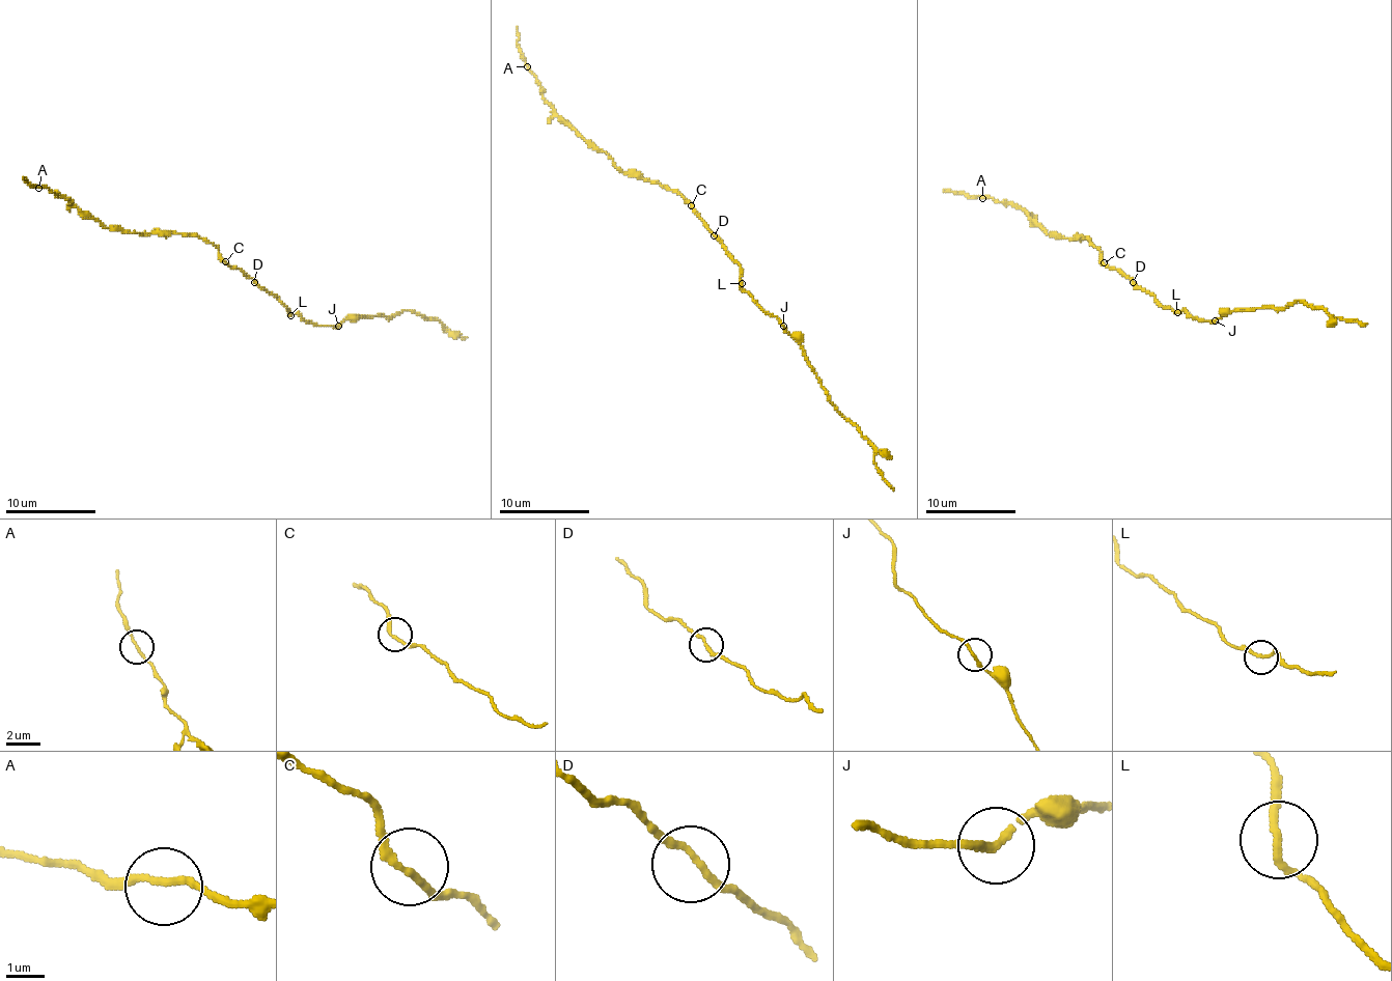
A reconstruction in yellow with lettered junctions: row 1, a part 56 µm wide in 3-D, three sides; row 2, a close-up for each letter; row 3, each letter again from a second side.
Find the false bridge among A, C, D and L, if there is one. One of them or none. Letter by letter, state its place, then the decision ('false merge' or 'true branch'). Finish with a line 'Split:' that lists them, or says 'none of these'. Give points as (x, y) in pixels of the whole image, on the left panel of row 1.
A: place (38, 188); true branch
C: place (225, 261); true branch
D: place (254, 282); true branch
L: place (290, 315); true branch
Split: none of these

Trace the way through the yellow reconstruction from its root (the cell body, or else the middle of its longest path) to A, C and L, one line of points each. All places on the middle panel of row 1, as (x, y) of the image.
A: (716, 235), (679, 194), (658, 184), (624, 174), (604, 151), (592, 149), (543, 96), (540, 83), (527, 66)
C: (716, 235), (691, 205)
L: (716, 235), (741, 267), (742, 282)

